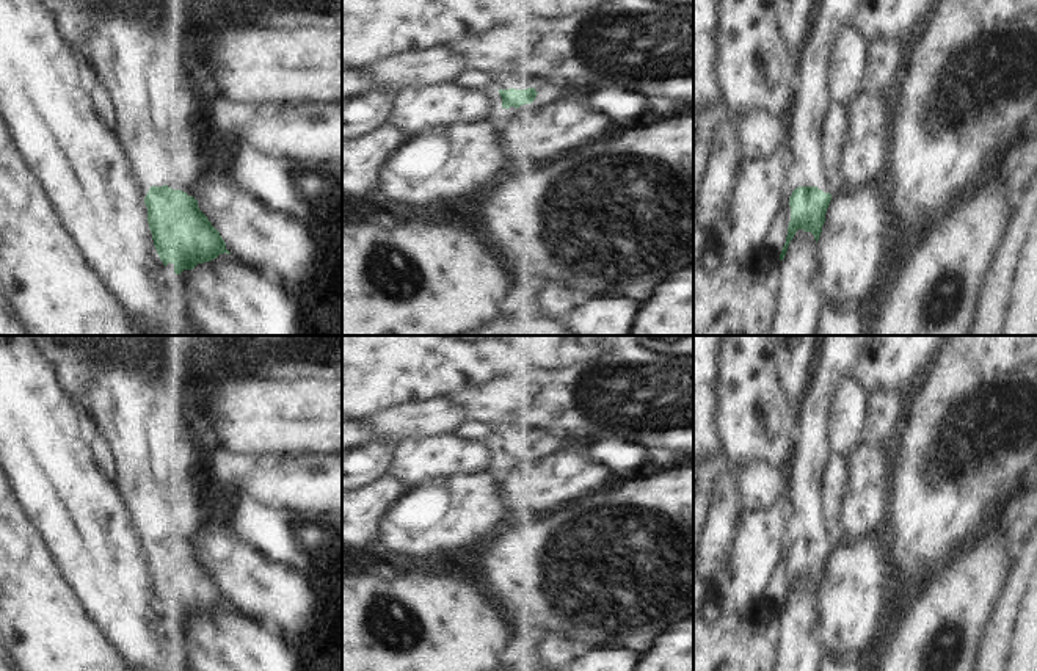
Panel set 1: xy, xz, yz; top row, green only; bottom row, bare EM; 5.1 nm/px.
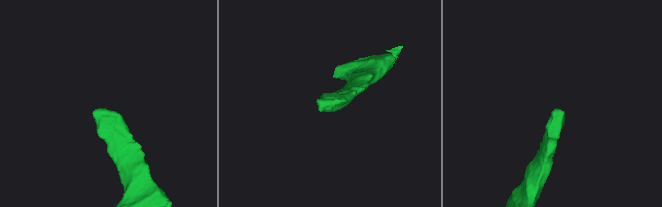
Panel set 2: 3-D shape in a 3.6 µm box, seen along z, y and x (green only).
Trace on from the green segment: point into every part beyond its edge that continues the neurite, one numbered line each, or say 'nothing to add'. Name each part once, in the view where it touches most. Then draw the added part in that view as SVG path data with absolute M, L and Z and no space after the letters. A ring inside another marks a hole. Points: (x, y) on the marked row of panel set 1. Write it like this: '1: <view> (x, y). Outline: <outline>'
1: yz (808, 108). Outline: M819 0L814 25L802 47L797 86L788 118L788 147L800 187L814 187L822 172L822 124L828 103L827 56L831 44L866 0Z

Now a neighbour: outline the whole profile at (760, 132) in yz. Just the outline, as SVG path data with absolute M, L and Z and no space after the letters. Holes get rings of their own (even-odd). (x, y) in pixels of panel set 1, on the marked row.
M762 108L744 110L734 118L736 138L744 160L772 157L788 141L788 118Z

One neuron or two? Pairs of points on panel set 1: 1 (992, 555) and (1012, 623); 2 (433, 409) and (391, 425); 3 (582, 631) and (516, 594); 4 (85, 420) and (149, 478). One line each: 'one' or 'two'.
1: two
2: one
3: one
4: two

